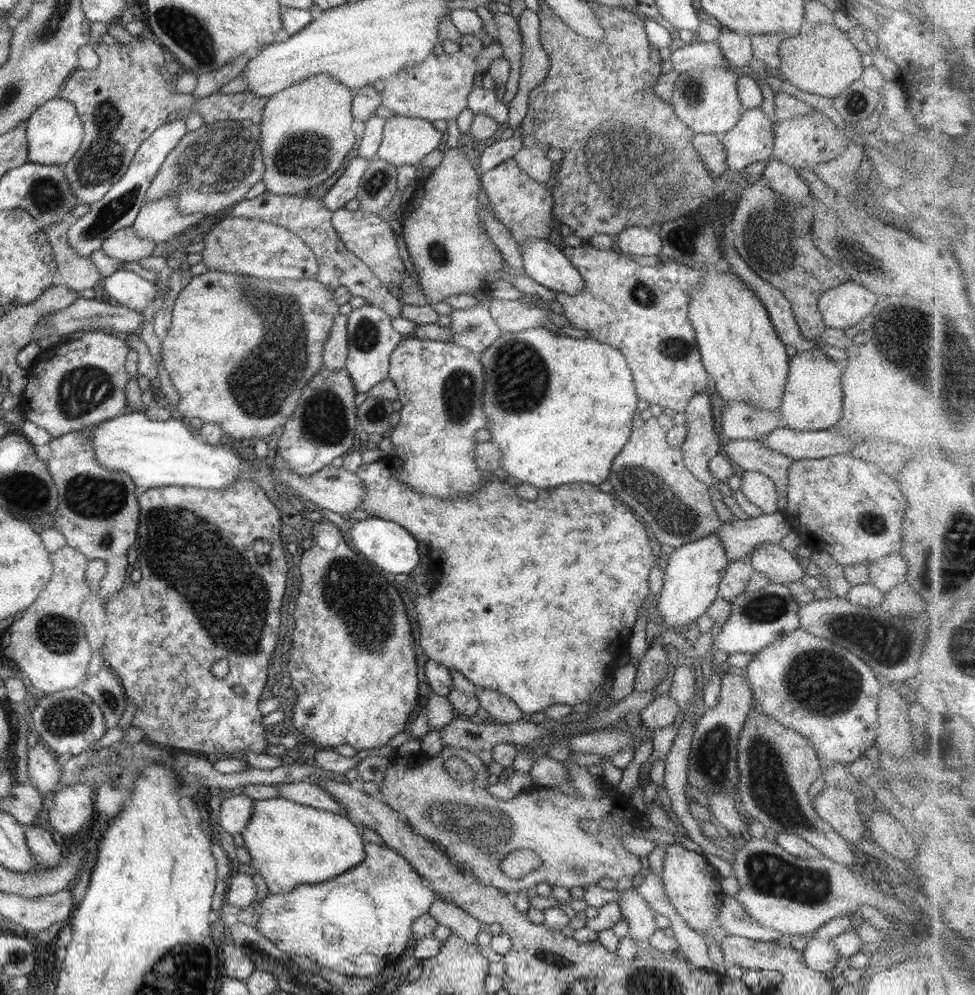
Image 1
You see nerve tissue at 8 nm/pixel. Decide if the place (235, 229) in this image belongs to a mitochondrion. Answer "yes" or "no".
no

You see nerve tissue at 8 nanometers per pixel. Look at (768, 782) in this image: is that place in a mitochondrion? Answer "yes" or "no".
yes

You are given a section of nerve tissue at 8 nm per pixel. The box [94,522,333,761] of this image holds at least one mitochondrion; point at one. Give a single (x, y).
(106, 697)

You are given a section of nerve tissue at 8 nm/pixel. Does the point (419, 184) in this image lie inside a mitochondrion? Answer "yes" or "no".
no

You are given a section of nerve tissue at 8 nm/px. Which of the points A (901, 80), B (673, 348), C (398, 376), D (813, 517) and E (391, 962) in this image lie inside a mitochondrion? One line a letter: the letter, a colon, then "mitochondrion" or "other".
A: other
B: mitochondrion
C: other
D: other
E: other

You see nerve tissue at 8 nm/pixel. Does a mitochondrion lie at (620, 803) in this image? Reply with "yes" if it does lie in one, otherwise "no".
no

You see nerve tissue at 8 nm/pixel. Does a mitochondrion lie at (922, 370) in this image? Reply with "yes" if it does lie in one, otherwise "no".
yes

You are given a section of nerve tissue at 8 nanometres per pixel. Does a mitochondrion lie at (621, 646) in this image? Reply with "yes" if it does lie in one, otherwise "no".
no

